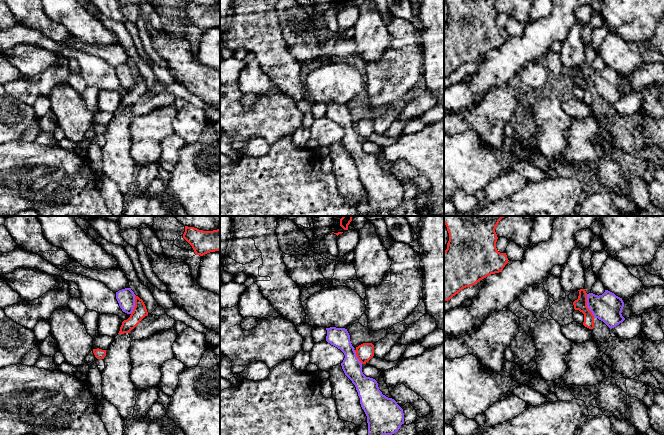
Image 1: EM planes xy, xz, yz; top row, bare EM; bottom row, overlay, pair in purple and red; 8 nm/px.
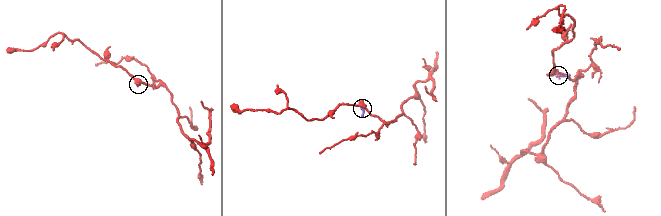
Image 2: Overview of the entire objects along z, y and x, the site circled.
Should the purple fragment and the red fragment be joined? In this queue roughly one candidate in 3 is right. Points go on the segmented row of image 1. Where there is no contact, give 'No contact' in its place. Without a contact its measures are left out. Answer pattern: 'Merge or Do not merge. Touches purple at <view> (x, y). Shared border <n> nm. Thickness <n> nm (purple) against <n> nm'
Do not merge. Touches purple at yz (587, 306). Shared border 200 nm. Thickness 220 nm (purple) against 100 nm

